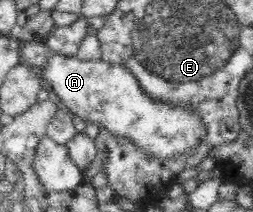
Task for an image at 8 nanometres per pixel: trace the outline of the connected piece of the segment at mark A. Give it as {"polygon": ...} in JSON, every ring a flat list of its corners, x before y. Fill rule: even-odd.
{"polygon":[[54,54,48,66,39,72,57,102,64,103,71,113,82,120,95,122,112,134,131,138,150,156,178,158,194,148,204,135,204,125,198,115,152,101,136,78,122,66,111,66,102,60,82,62,74,57]]}

